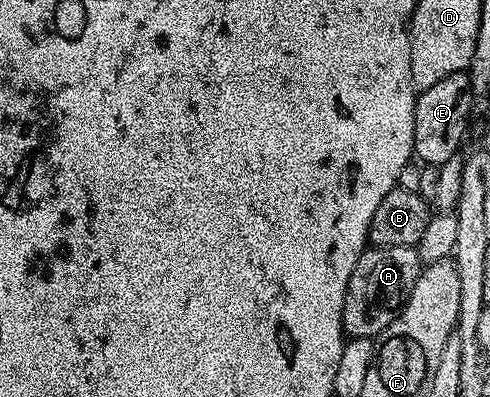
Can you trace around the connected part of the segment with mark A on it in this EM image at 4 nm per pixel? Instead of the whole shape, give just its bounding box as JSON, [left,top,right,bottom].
[343,245,421,338]

